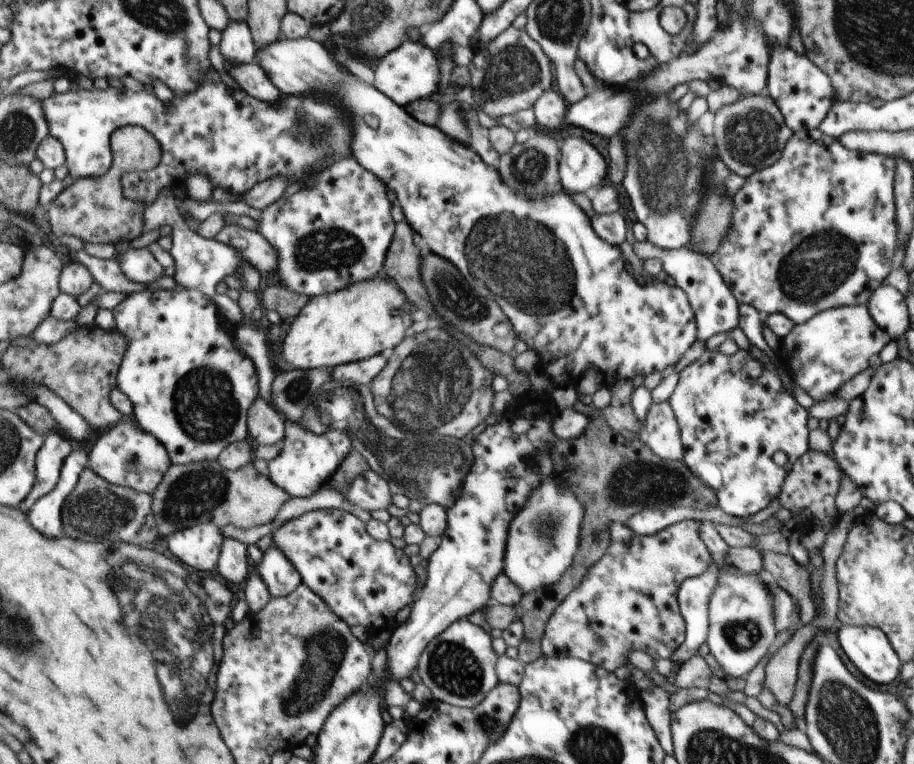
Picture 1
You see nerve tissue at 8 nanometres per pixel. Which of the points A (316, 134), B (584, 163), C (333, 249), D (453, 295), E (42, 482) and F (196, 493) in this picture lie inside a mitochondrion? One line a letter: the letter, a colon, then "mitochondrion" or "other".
A: mitochondrion
B: other
C: mitochondrion
D: mitochondrion
E: other
F: mitochondrion

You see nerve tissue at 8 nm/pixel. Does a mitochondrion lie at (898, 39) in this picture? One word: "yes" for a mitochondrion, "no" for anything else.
yes

